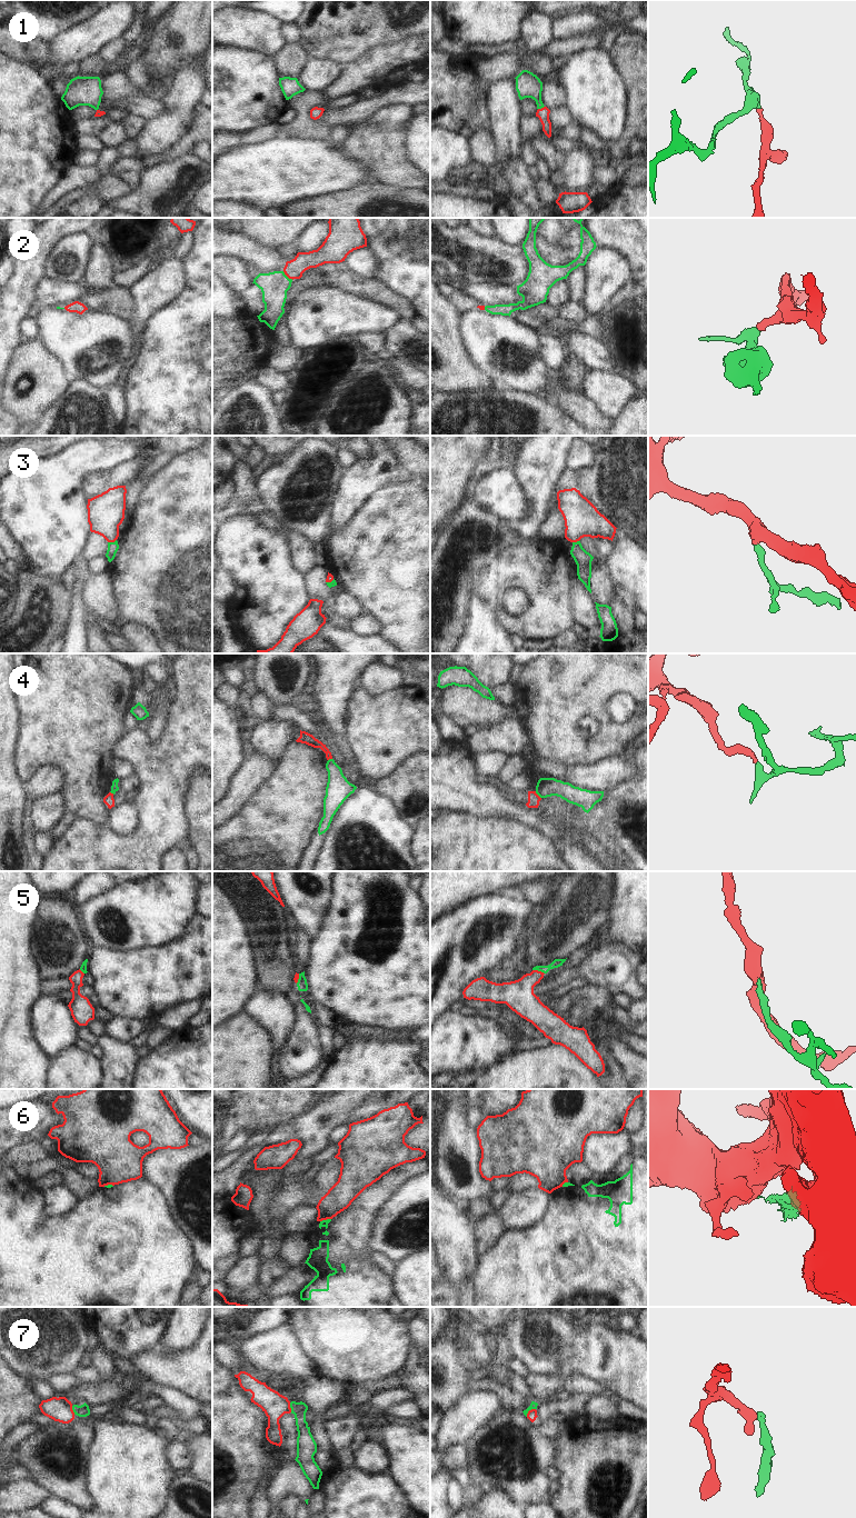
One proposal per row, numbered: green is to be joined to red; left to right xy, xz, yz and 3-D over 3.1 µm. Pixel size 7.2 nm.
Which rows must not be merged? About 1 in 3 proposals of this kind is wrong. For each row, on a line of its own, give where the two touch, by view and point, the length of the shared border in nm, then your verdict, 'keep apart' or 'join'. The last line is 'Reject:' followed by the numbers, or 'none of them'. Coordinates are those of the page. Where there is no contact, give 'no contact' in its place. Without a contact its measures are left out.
1: yz (541, 108) | 50 nm | join
2: xz (288, 277) | 100 nm | join
3: xy (111, 541) | 70 nm | join
4: yz (537, 795) | 70 nm | keep apart
5: yz (537, 970) | 90 nm | join
6: xz (325, 1219) | 80 nm | keep apart
7: yz (529, 1410) | 90 nm | keep apart
Reject: 4, 6, 7

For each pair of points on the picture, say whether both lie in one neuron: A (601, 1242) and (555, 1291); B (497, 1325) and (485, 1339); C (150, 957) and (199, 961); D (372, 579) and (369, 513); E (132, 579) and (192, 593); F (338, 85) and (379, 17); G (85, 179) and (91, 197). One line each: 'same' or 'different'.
A: same
B: different
C: same
D: same
E: same
F: different
G: different

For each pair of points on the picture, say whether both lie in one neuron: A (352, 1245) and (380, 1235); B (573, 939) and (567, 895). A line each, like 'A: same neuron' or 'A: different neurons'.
A: different neurons
B: same neuron

